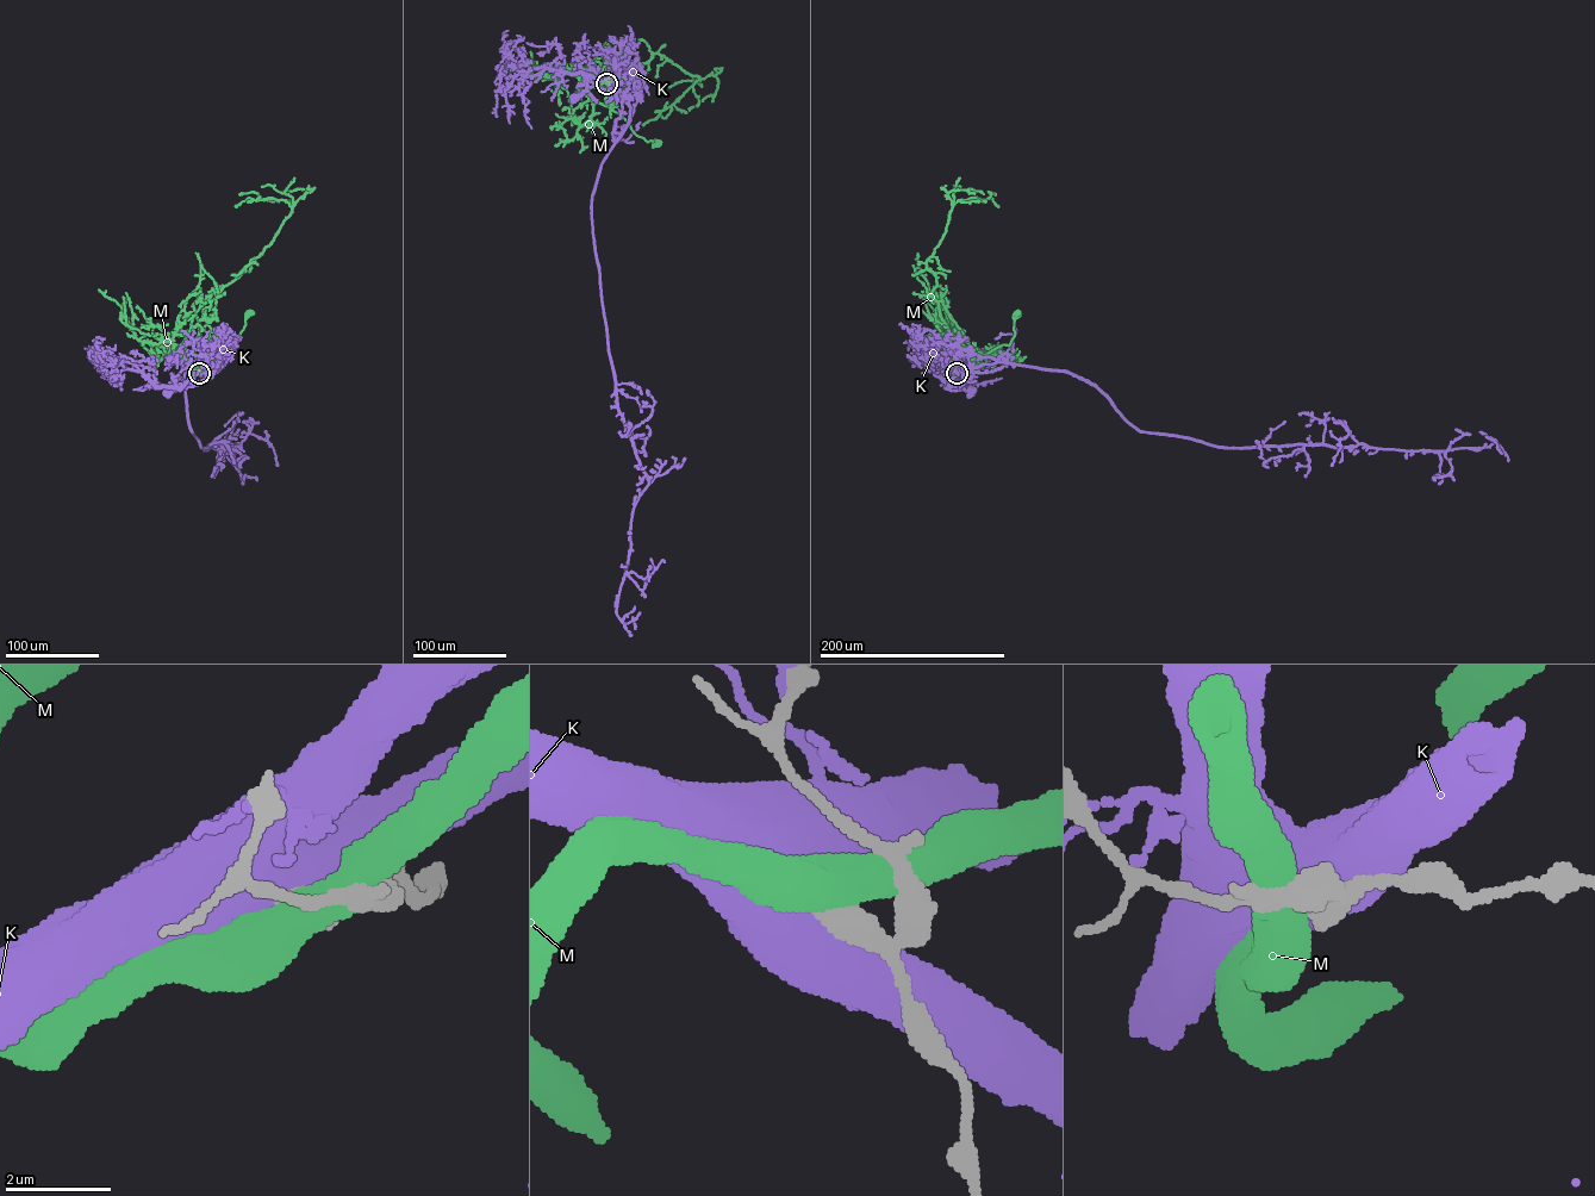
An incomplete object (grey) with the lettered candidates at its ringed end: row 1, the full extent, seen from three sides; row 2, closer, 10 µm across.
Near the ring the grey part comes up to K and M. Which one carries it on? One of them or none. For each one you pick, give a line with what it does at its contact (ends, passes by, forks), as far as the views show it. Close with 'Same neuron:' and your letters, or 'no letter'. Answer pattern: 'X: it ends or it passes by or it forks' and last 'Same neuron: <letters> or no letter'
Same neuron: no letter

